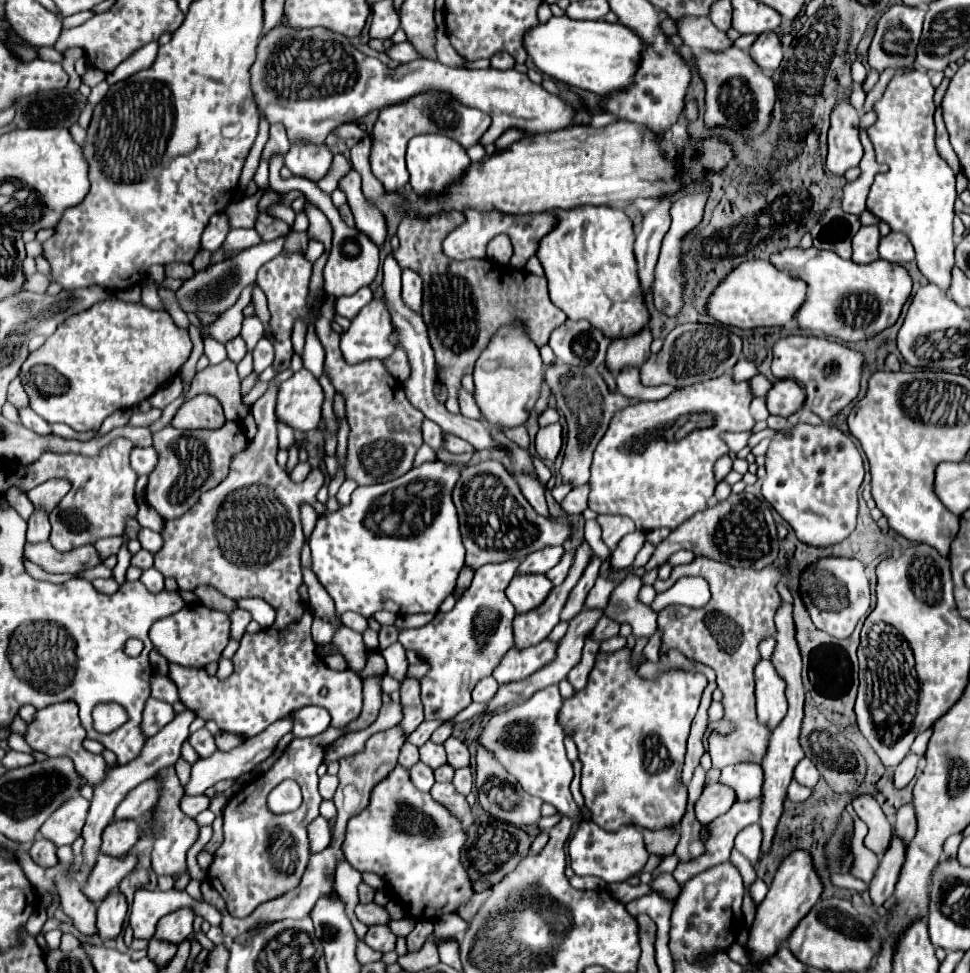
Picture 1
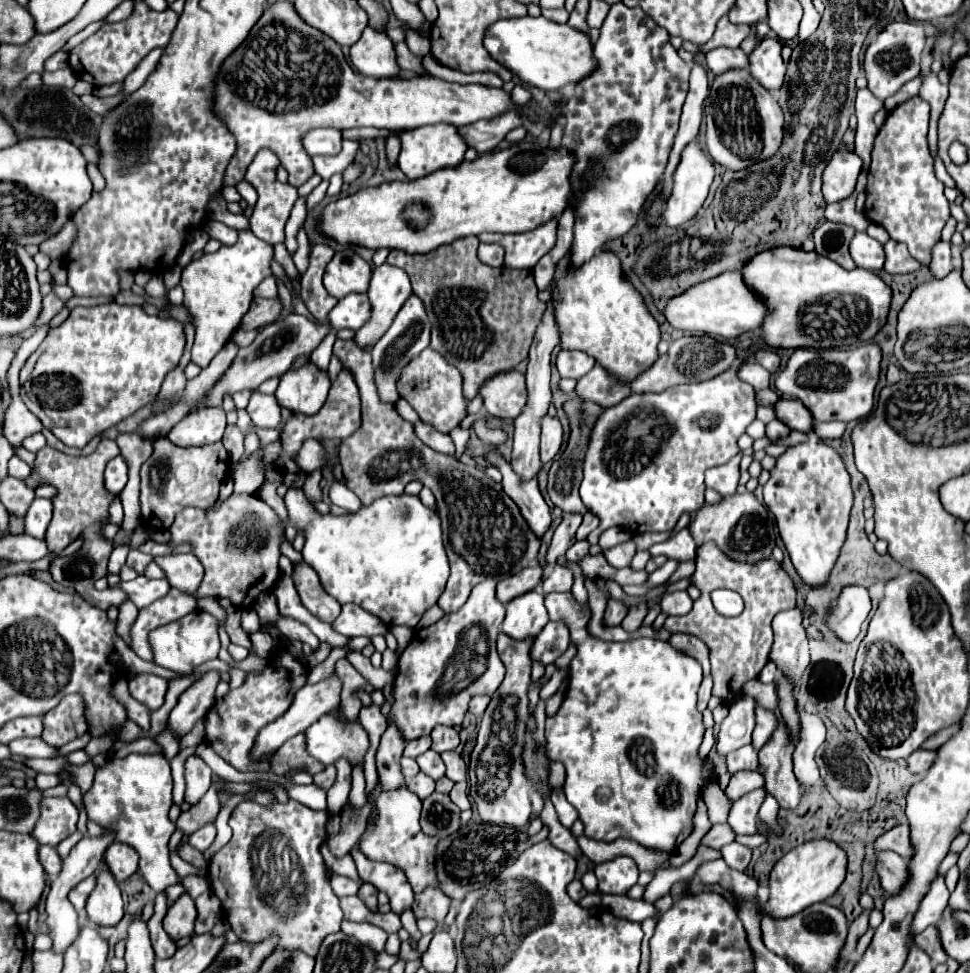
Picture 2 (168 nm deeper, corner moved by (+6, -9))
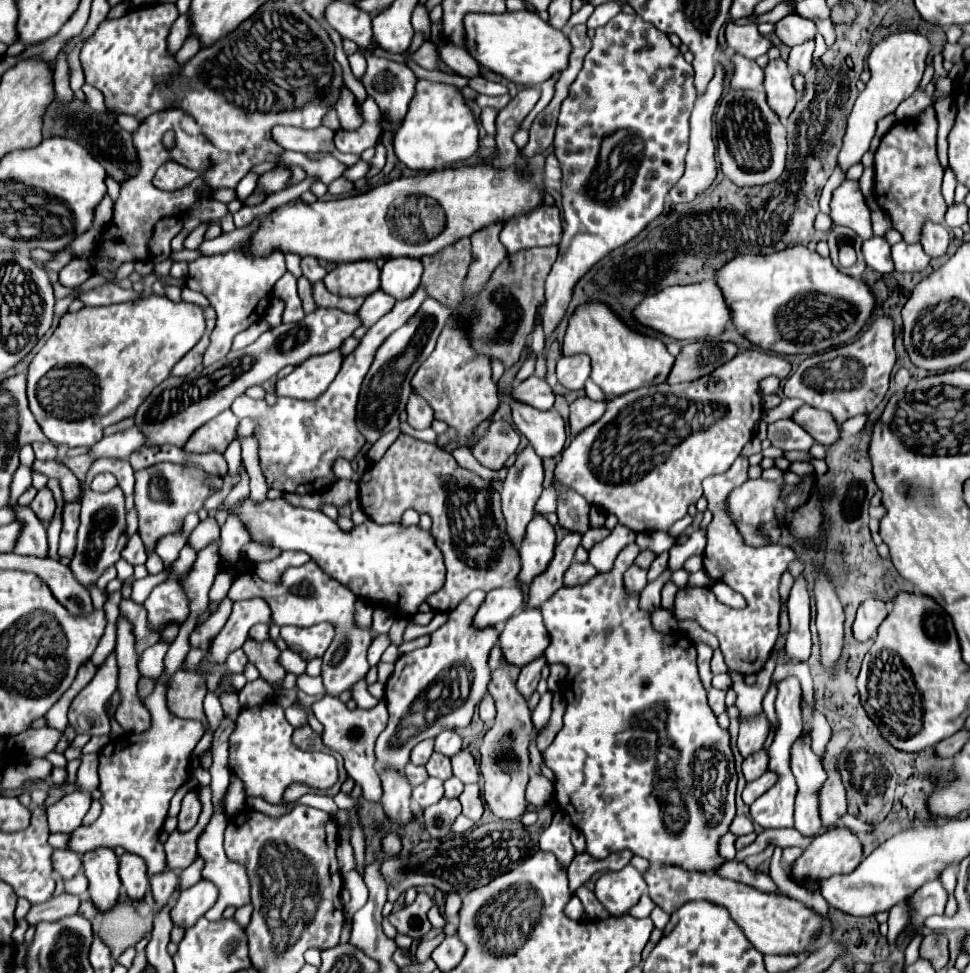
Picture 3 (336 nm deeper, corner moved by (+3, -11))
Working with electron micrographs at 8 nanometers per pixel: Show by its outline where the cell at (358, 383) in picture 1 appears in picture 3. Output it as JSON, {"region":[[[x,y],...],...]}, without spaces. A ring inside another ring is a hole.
{"region":[[[401,433],[385,455],[367,467],[359,483],[359,503],[375,523],[399,521],[405,509],[431,515],[431,531],[447,567],[443,589],[427,599],[435,611],[449,613],[475,589],[493,591],[503,585],[519,585],[521,557],[507,535],[499,493],[491,481],[459,467],[445,449]]]}

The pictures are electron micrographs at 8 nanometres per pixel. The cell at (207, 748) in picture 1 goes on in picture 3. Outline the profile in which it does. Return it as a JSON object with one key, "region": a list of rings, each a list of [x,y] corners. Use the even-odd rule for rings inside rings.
{"region":[[[191,789],[185,797],[183,797],[183,807],[181,807],[181,813],[179,813],[179,825],[177,829],[179,831],[189,831],[197,819],[201,815],[201,801],[199,801],[199,791],[197,789]]]}

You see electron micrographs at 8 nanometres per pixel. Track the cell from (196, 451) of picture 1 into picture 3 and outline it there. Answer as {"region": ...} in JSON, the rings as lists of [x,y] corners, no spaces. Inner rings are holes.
{"region":[[[159,463],[135,471],[135,509],[139,515],[139,535],[145,547],[153,549],[159,537],[169,533],[179,533],[179,525],[183,523],[185,515],[203,509],[205,499],[213,495],[211,485],[223,485],[223,479],[199,467]]]}

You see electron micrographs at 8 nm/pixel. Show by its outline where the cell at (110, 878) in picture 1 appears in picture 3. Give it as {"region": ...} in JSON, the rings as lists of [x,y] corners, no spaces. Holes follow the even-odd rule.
{"region":[[[63,893],[59,897],[51,897],[41,905],[33,905],[25,919],[29,921],[29,925],[37,925],[39,921],[55,921],[67,915],[75,915],[79,911],[79,905],[81,905],[79,895]]]}

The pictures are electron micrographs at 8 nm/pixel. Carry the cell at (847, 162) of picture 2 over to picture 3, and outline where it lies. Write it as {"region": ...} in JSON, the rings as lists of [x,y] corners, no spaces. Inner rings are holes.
{"region":[[[845,179],[831,197],[831,219],[835,225],[843,225],[861,235],[871,237],[871,211],[865,205],[865,197],[859,189],[859,181]]]}

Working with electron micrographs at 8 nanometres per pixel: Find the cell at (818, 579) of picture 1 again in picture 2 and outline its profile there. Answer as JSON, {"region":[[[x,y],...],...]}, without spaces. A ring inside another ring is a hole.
{"region":[[[846,587],[836,599],[836,607],[828,617],[828,627],[846,643],[854,641],[860,633],[862,623],[866,621],[872,609],[870,595],[864,587]]]}

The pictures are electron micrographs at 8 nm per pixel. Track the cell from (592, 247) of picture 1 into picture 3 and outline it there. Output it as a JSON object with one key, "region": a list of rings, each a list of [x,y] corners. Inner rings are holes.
{"region":[[[605,301],[583,303],[571,313],[563,339],[563,355],[575,353],[587,353],[591,357],[591,379],[603,389],[609,399],[643,385],[653,385],[657,383],[655,377],[659,375],[661,381],[665,381],[675,361],[675,357],[659,339],[631,329]]]}

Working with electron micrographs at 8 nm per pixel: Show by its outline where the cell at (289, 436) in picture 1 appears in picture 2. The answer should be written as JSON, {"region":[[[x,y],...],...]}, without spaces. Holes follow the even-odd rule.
{"region":[[[254,391],[246,411],[252,417],[256,427],[272,427],[280,431],[282,417],[280,417],[280,405],[274,395],[264,395],[264,393]]]}

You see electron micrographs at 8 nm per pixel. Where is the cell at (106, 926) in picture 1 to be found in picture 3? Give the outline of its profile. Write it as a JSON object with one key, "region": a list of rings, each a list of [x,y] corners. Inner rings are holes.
{"region":[[[99,847],[83,855],[83,871],[89,881],[89,899],[99,913],[111,911],[119,901],[121,879],[117,875],[119,859],[113,849]]]}

